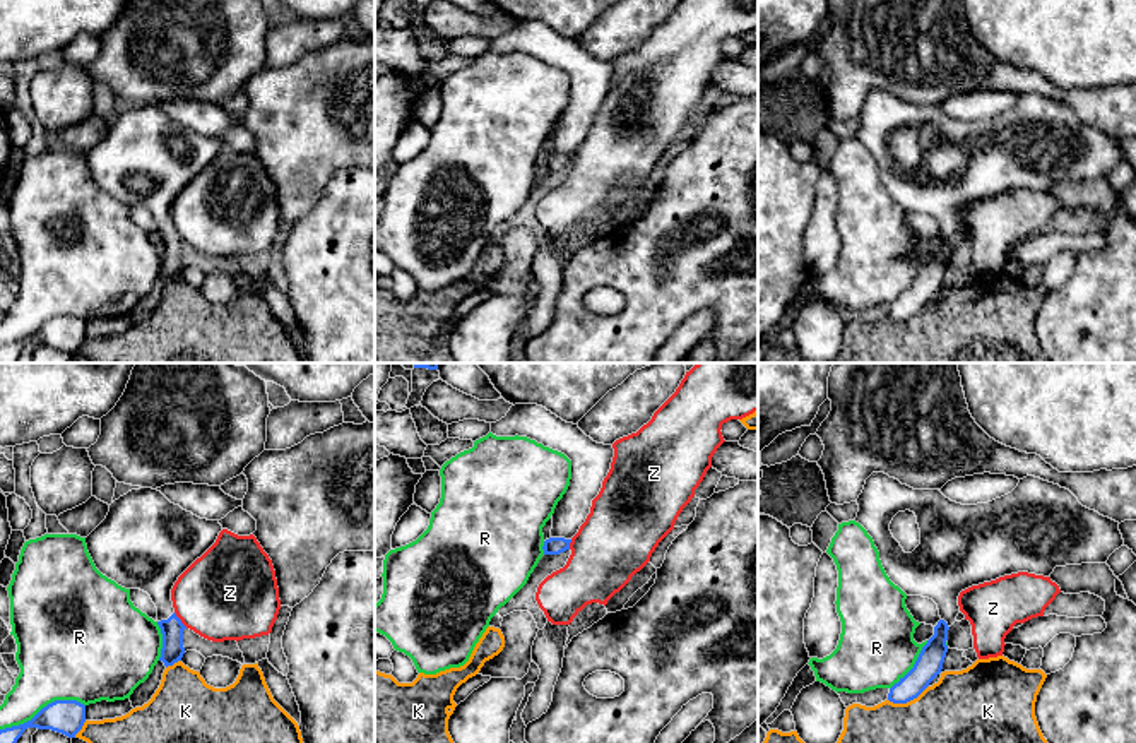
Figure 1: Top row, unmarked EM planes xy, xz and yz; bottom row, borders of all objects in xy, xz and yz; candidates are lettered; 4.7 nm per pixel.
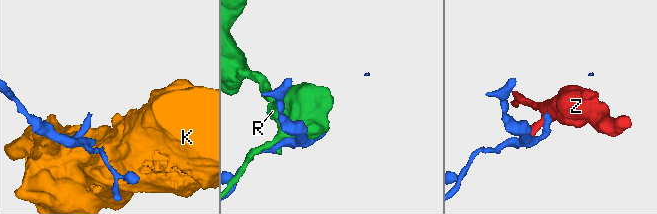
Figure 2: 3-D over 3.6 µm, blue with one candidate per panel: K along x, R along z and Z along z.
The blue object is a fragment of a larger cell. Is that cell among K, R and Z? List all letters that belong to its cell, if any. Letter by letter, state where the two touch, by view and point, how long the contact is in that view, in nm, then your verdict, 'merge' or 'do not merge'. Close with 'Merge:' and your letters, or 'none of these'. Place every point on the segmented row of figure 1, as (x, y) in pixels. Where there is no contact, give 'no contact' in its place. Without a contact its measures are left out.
K: contact yz (907, 701); length 200 nm; do not merge
R: contact xy (43, 707); length 420 nm; do not merge
Z: contact xy (180, 620); length 100 nm; do not merge
Merge: none of these

